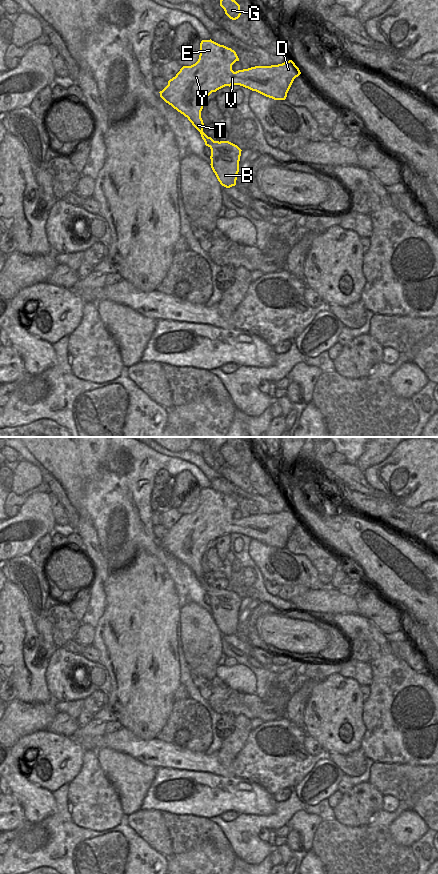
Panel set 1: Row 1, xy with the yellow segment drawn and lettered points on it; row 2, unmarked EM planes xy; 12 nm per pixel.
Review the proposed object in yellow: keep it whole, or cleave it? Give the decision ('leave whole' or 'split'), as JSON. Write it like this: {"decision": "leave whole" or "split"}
{"decision": "leave whole"}

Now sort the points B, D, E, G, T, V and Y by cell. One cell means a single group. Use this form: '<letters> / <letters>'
B D E G T V Y

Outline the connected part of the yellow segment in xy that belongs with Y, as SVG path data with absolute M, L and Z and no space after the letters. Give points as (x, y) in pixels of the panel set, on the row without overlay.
M211 487L202 488L198 509L191 514L183 514L176 524L168 529L168 533L159 540L160 545L166 551L187 565L200 580L205 593L211 597L211 616L220 632L226 636L236 633L242 598L229 589L214 589L203 580L204 571L201 566L201 559L207 545L225 534L240 533L274 548L285 548L294 527L301 522L292 508L278 513L255 514L234 520L232 513L236 509L239 509L239 506L231 496L220 493Z

